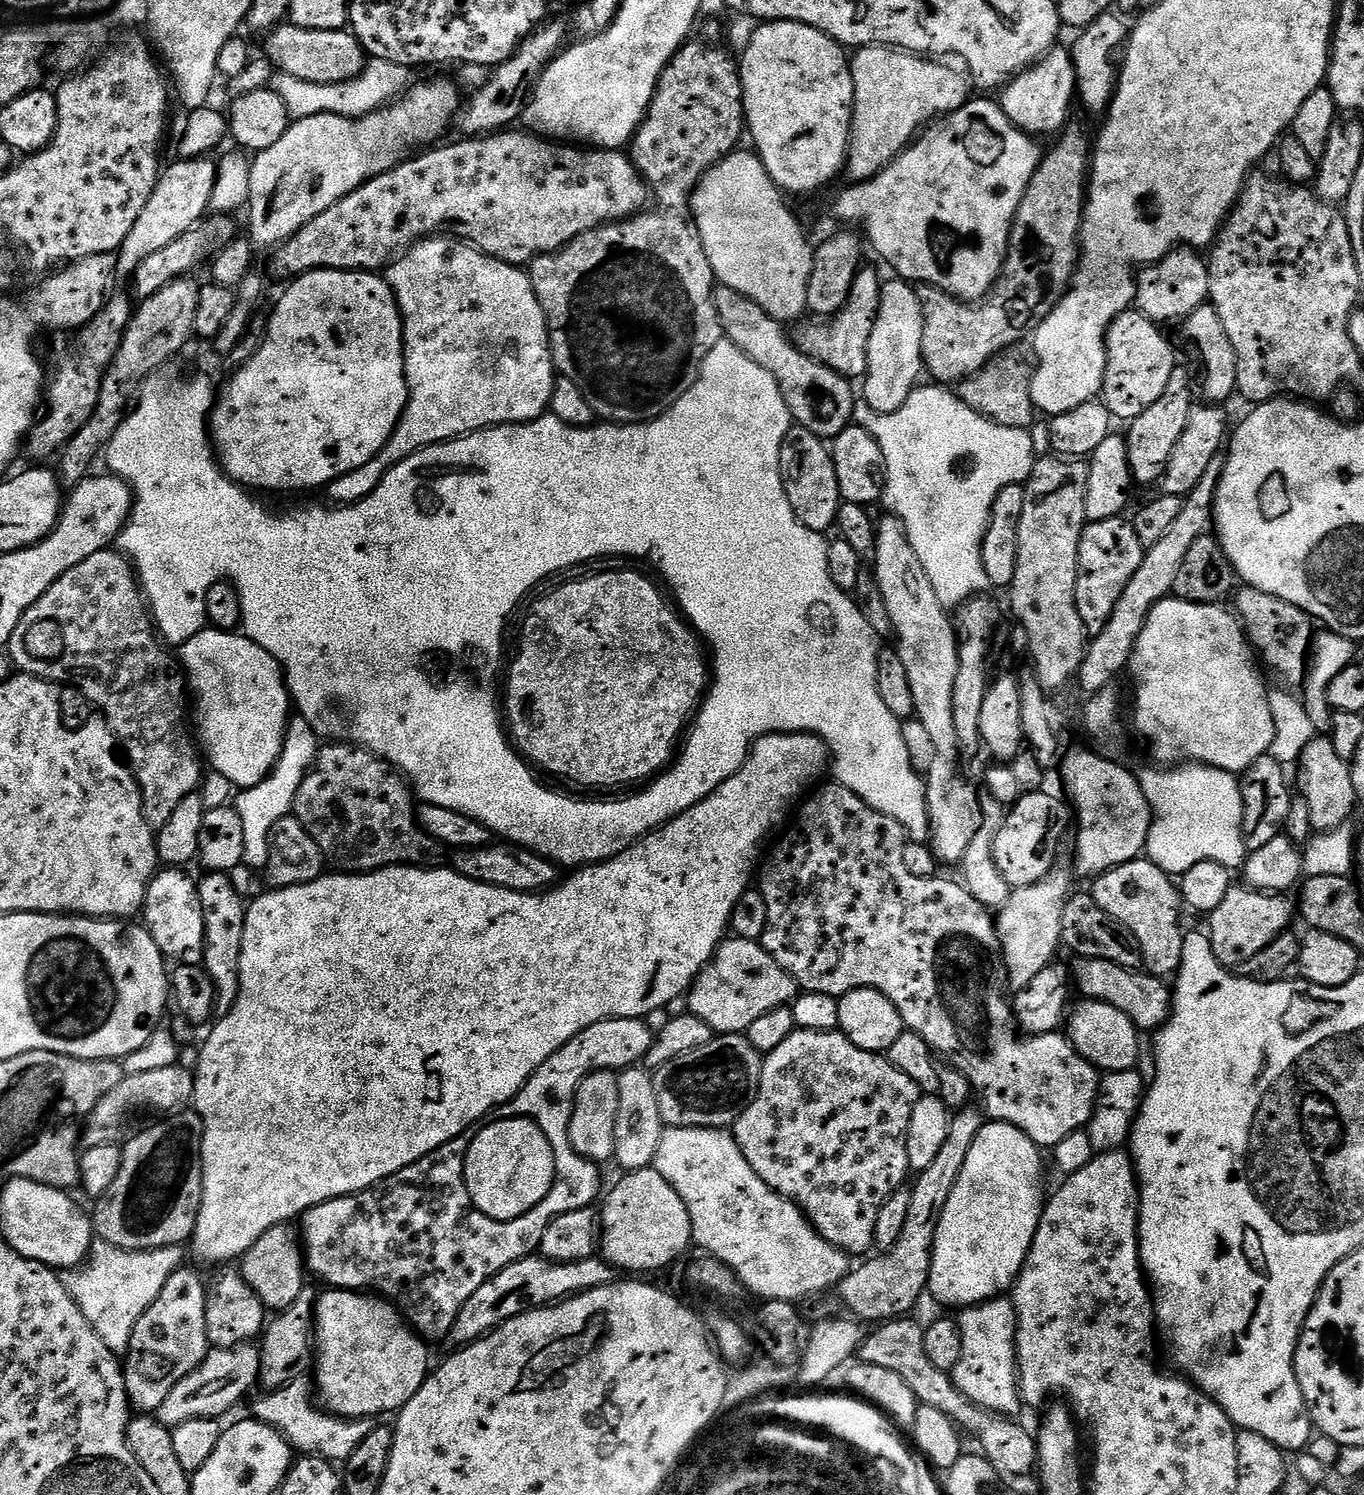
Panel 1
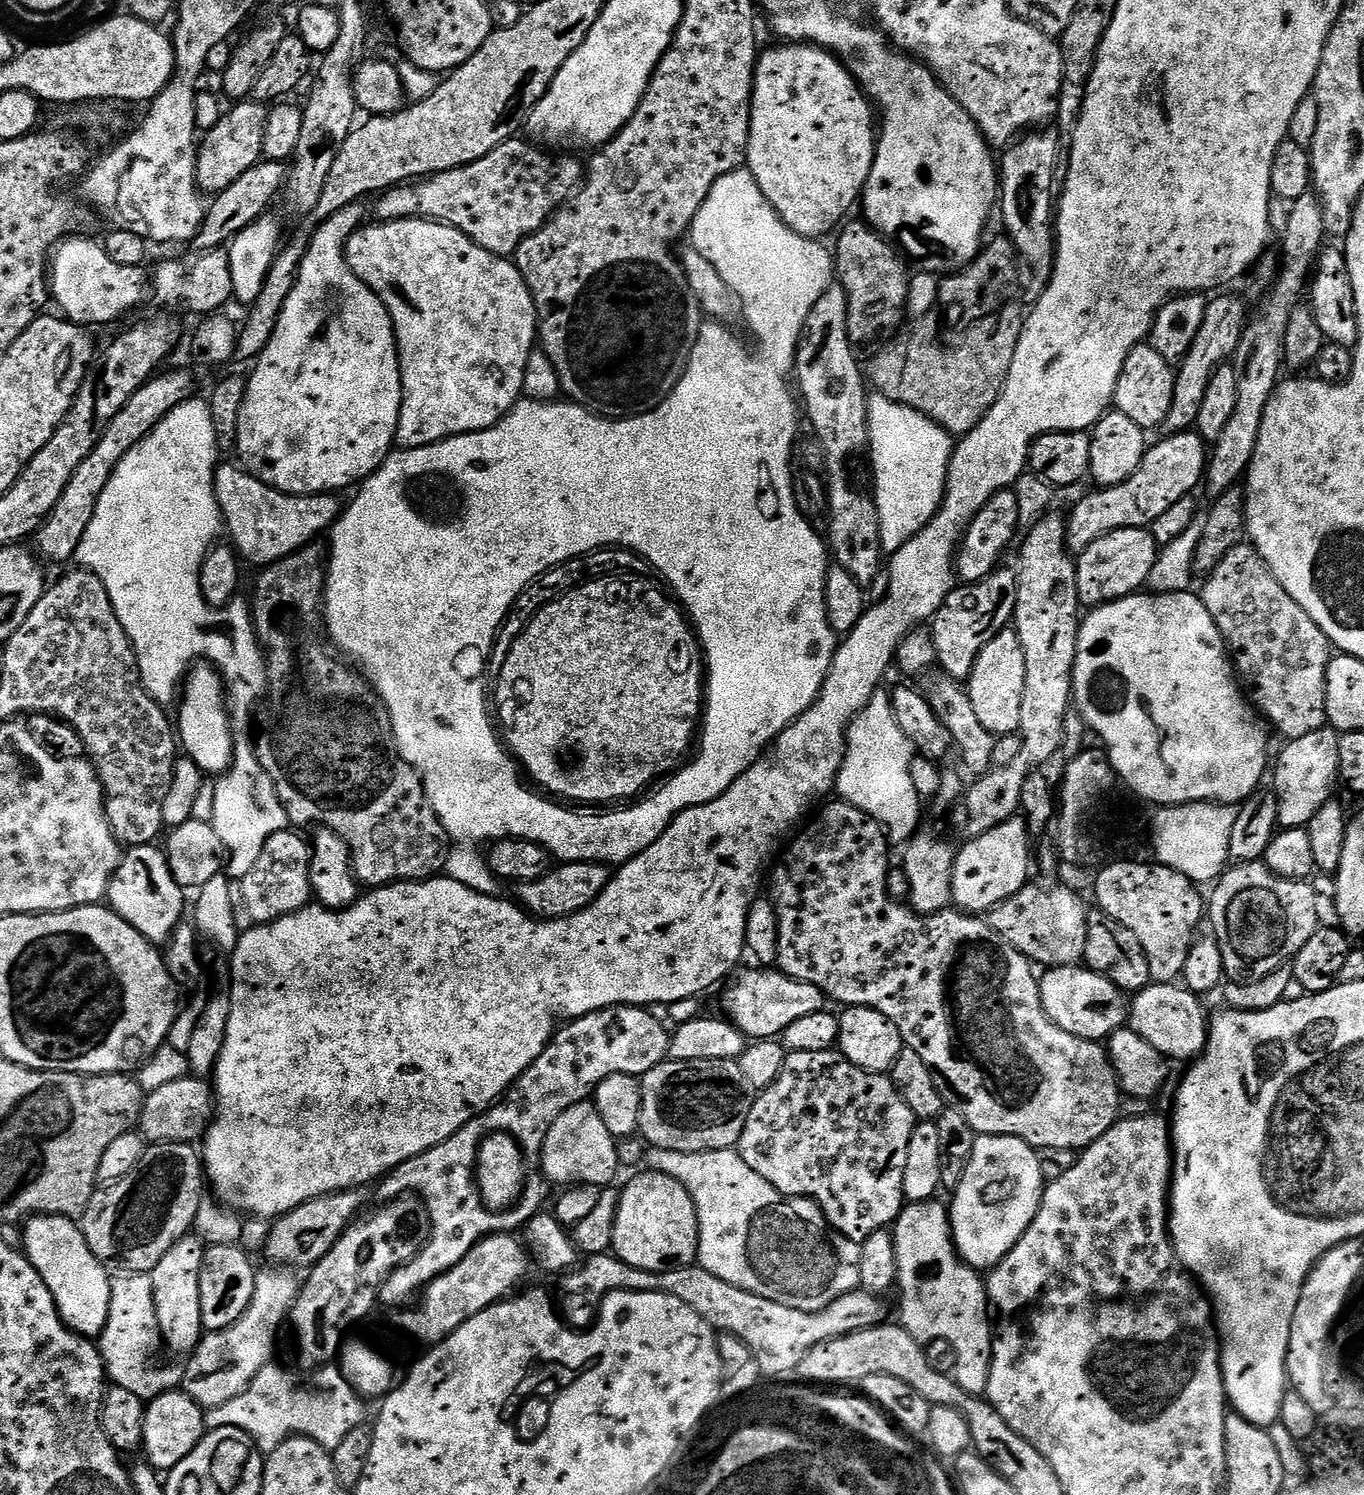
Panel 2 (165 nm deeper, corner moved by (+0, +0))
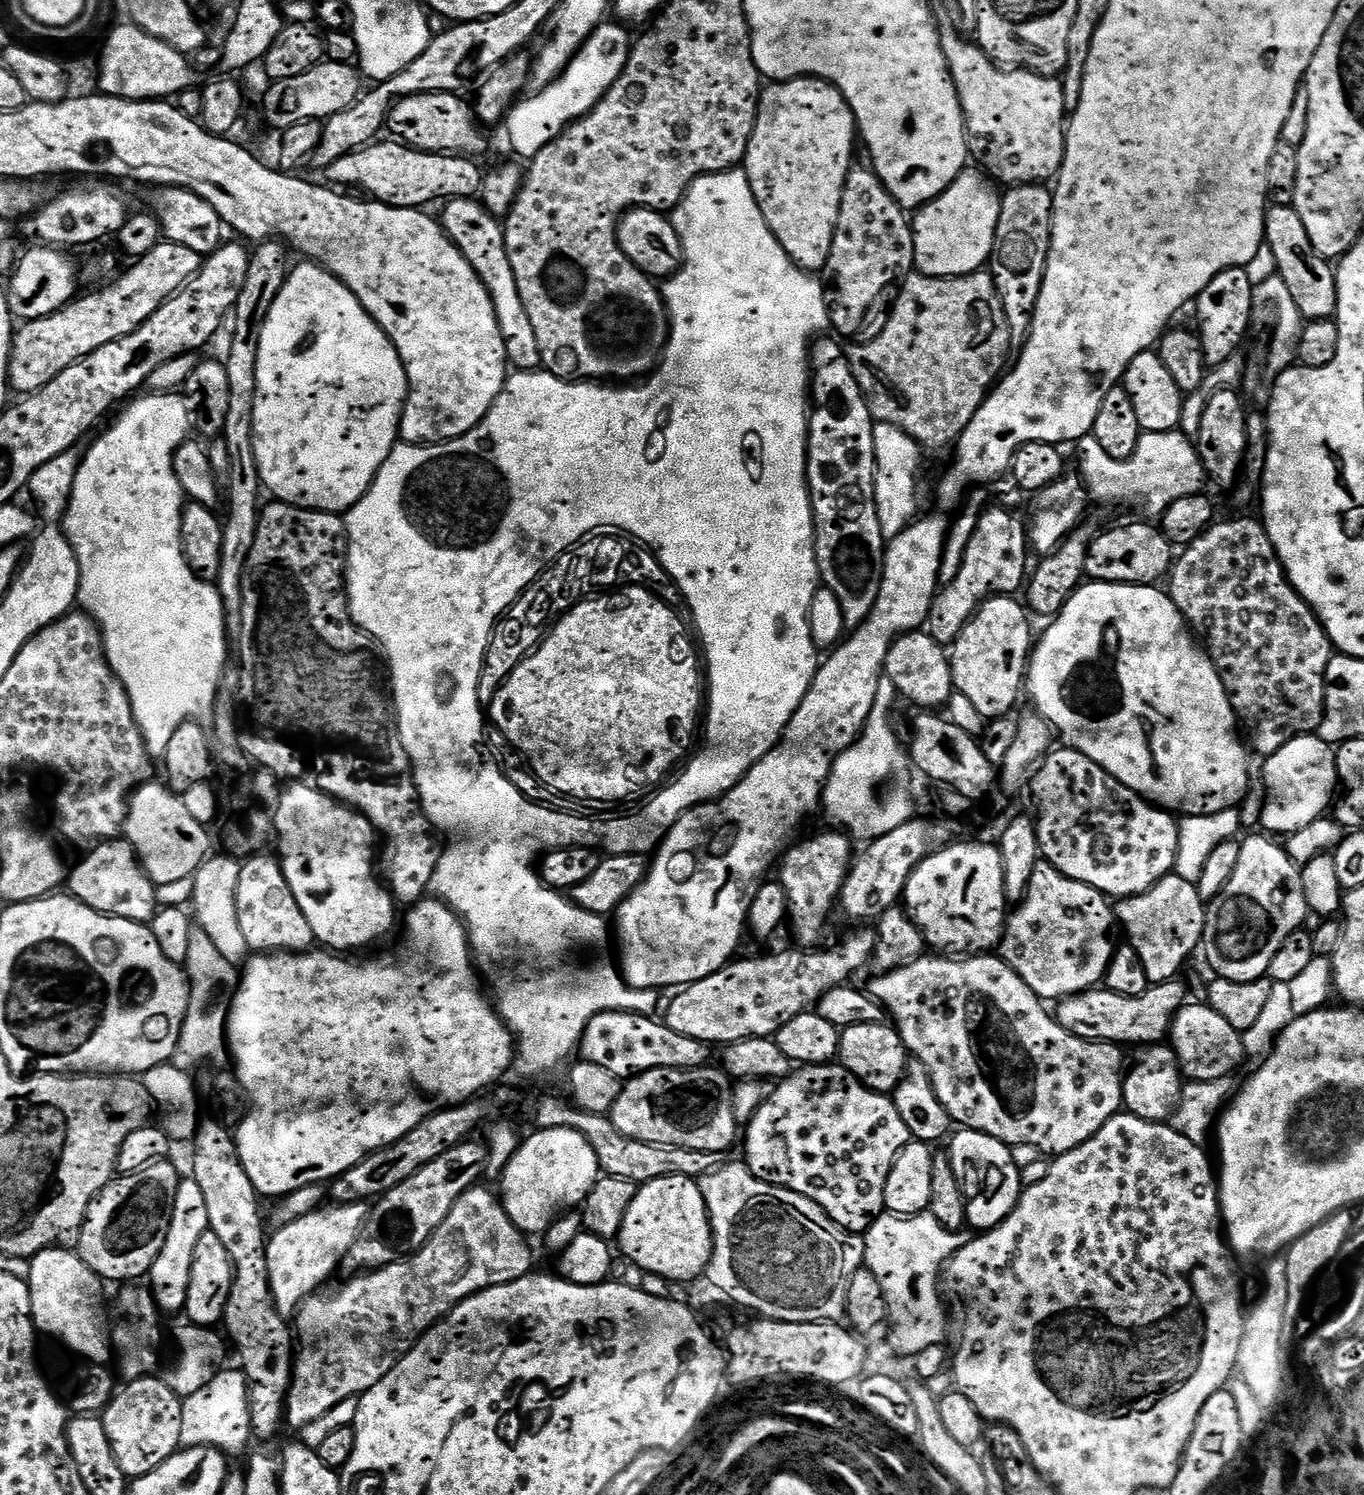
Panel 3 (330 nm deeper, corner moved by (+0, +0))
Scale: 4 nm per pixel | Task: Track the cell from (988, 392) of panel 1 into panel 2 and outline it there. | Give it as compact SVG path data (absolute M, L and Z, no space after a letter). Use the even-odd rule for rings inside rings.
M1011 302L1005 303L998 311L990 313L988 316L983 316L977 324L974 324L971 328L967 329L967 331L963 333L964 341L962 341L961 344L956 344L953 348L948 349L944 349L943 346L940 345L939 338L936 337L940 332L940 328L942 329L942 324L937 317L936 321L933 316L934 315L932 314L917 315L915 319L912 320L914 322L909 328L902 329L903 327L901 327L899 331L895 333L897 336L894 337L893 340L890 341L889 344L886 345L872 360L872 376L870 372L870 384L871 387L873 384L874 387L872 388L875 389L877 393L884 395L890 400L895 400L902 406L912 407L914 410L920 411L922 415L929 416L936 424L941 424L941 426L953 437L959 438L966 435L974 428L974 426L978 426L978 422L990 410L990 406L994 406L994 402L1000 397L1002 386L1010 374L1010 362L1014 362L1014 350L1018 350L1018 338L1024 329L1026 312L1025 309L1020 309L1016 304L1011 304Z

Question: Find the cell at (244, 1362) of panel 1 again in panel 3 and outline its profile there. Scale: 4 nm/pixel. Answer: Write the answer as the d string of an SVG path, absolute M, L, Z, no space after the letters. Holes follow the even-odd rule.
M367 1203L321 1206L289 1224L279 1225L276 1233L267 1237L269 1286L277 1309L285 1318L295 1317L304 1299L319 1292L328 1279L341 1267L350 1246L364 1232L364 1222L370 1211Z

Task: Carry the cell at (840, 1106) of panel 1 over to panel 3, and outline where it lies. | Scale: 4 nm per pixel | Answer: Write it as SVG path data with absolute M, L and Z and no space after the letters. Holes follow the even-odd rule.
M839 1062L830 1064L805 1064L797 1067L795 1070L789 1071L783 1080L776 1084L774 1094L770 1094L770 1098L766 1098L766 1102L758 1110L758 1114L754 1114L754 1118L749 1120L746 1125L746 1131L743 1133L742 1144L744 1140L744 1156L748 1168L759 1180L765 1180L771 1184L777 1184L779 1188L789 1188L798 1194L802 1194L806 1198L810 1198L818 1206L822 1206L822 1210L829 1216L839 1228L844 1228L847 1232L853 1234L863 1234L867 1232L868 1227L876 1220L881 1212L885 1211L884 1199L886 1198L886 1178L890 1178L890 1170L894 1166L894 1162L907 1144L912 1143L912 1135L906 1126L906 1122L902 1122L902 1114L898 1114L896 1109L896 1101L891 1095L883 1092L875 1092L873 1088L867 1088L864 1081L858 1079L851 1070L845 1068Z

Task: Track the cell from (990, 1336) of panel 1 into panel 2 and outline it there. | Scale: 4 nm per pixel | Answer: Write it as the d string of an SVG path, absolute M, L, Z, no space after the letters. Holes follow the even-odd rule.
M933 1198L931 1200L909 1203L900 1211L900 1217L890 1228L894 1238L894 1250L896 1251L895 1287L898 1289L898 1292L900 1288L900 1316L898 1316L898 1322L915 1340L921 1341L924 1344L929 1344L935 1340L950 1342L950 1346L954 1346L954 1354L956 1355L956 1371L954 1373L956 1383L960 1384L962 1390L966 1390L972 1396L983 1397L988 1391L988 1374L990 1372L990 1362L992 1361L992 1338L994 1335L994 1316L990 1311L988 1302L988 1286L985 1277L977 1269L971 1268L967 1262L960 1259L960 1253L956 1251L956 1244L952 1240L952 1222L949 1209L945 1205L943 1208L938 1201L939 1199Z

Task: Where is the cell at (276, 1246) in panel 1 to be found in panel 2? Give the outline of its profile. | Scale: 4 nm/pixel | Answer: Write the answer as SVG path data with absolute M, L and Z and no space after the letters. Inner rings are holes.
M363 1187L328 1192L325 1196L316 1196L313 1200L307 1200L306 1203L299 1204L294 1210L285 1212L283 1216L275 1217L268 1230L266 1256L272 1259L269 1261L276 1266L297 1266L296 1264L301 1264L304 1270L311 1269L312 1265L319 1262L335 1246L338 1238L348 1229L348 1225L357 1219L358 1213L361 1211L359 1208L364 1204L364 1192Z

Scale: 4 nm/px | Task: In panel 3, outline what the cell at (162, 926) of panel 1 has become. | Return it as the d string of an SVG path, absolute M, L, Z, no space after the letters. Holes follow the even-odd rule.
M113 838L97 843L96 848L76 869L71 869L71 895L86 906L104 912L107 916L117 916L127 920L151 921L158 911L156 904L157 885L140 865L132 845L124 838Z

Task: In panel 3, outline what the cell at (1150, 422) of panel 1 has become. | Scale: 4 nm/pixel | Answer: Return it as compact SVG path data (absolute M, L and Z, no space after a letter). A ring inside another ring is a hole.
M1248 268L1222 270L1222 274L1218 274L1194 301L1194 309L1200 315L1198 335L1202 342L1202 354L1209 369L1222 366L1222 362L1237 355L1244 344L1244 335L1252 324L1254 313L1254 279L1250 273Z

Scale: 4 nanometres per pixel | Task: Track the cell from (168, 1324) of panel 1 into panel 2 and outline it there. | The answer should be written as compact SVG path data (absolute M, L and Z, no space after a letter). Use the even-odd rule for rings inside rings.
M189 1234L184 1236L154 1266L150 1273L152 1289L154 1290L154 1306L158 1314L158 1326L163 1343L168 1344L176 1352L191 1354L199 1346L200 1337L206 1329L202 1322L202 1302L200 1301L200 1275L204 1261L206 1245L199 1236Z

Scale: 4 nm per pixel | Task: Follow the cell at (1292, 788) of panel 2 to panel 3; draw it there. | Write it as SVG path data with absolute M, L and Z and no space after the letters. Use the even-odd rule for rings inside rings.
M1318 734L1299 736L1286 746L1282 746L1272 756L1267 757L1264 763L1264 788L1268 791L1268 801L1264 804L1263 831L1268 834L1284 832L1291 834L1302 830L1302 826L1310 826L1310 822L1321 819L1324 812L1332 804L1332 795L1338 792L1338 777L1336 775L1336 754L1333 745L1328 744Z

